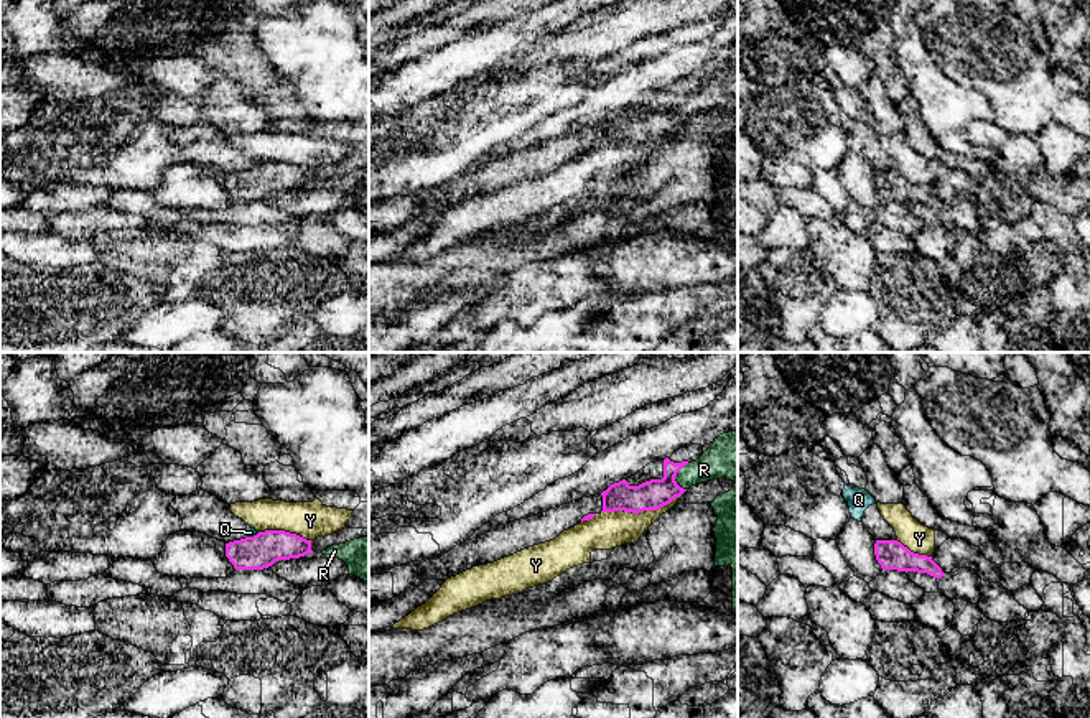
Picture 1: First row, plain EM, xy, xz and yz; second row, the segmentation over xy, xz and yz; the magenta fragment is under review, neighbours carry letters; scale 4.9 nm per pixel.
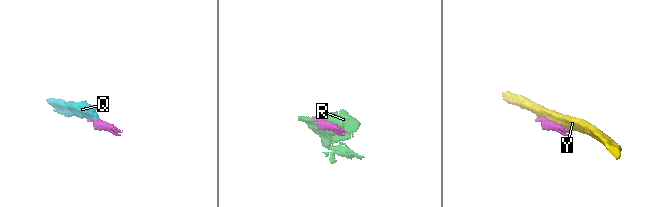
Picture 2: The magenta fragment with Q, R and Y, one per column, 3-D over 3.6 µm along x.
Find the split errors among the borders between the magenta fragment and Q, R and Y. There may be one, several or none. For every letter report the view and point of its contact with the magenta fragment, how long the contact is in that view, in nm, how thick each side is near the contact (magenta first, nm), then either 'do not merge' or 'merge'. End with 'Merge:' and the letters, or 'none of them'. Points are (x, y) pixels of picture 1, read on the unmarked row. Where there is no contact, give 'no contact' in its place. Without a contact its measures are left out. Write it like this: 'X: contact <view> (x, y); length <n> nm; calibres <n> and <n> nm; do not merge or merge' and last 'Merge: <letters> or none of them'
Q: contact xy (254, 167); length 70 nm; calibres 170 and 50 nm; do not merge
R: contact xz (675, 106); length 140 nm; calibres 150 and 180 nm; merge
Y: contact xz (639, 142); length 400 nm; calibres 150 and 180 nm; do not merge
Merge: R

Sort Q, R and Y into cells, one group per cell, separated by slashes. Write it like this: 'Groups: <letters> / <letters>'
Groups: Q / R / Y

